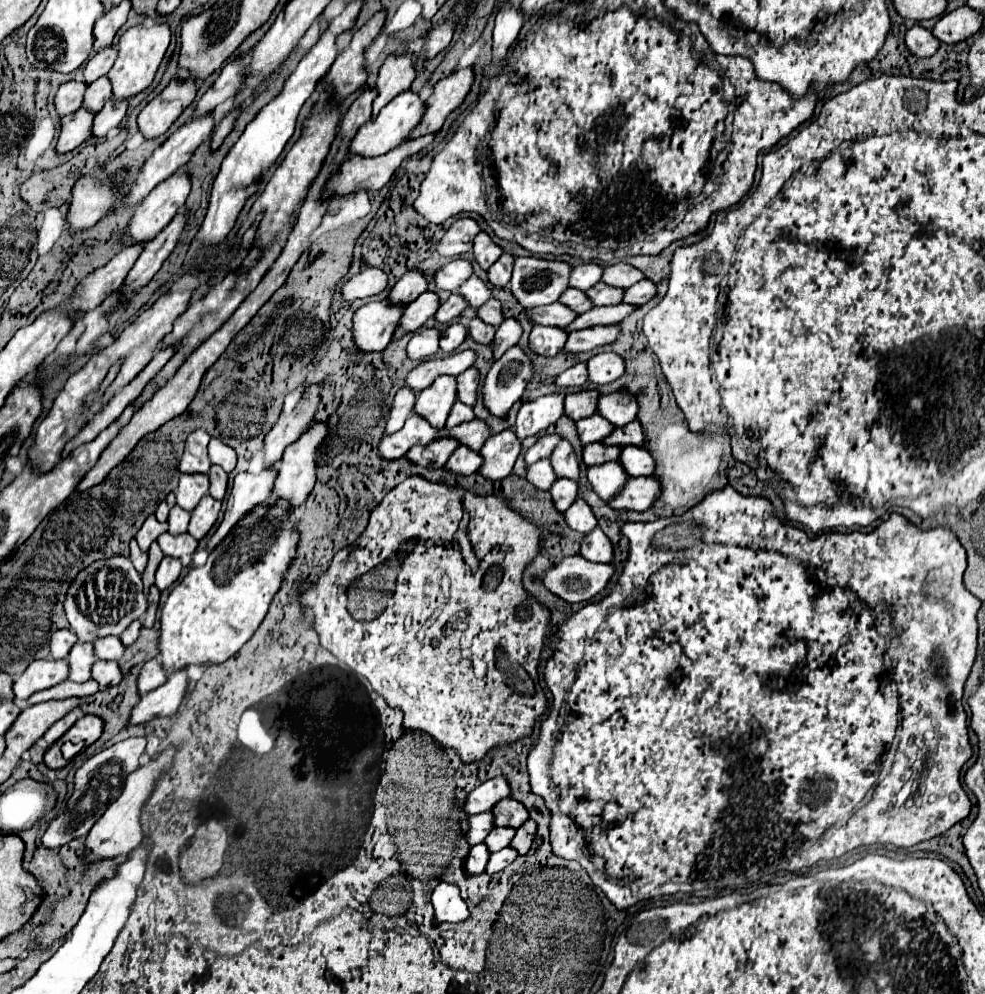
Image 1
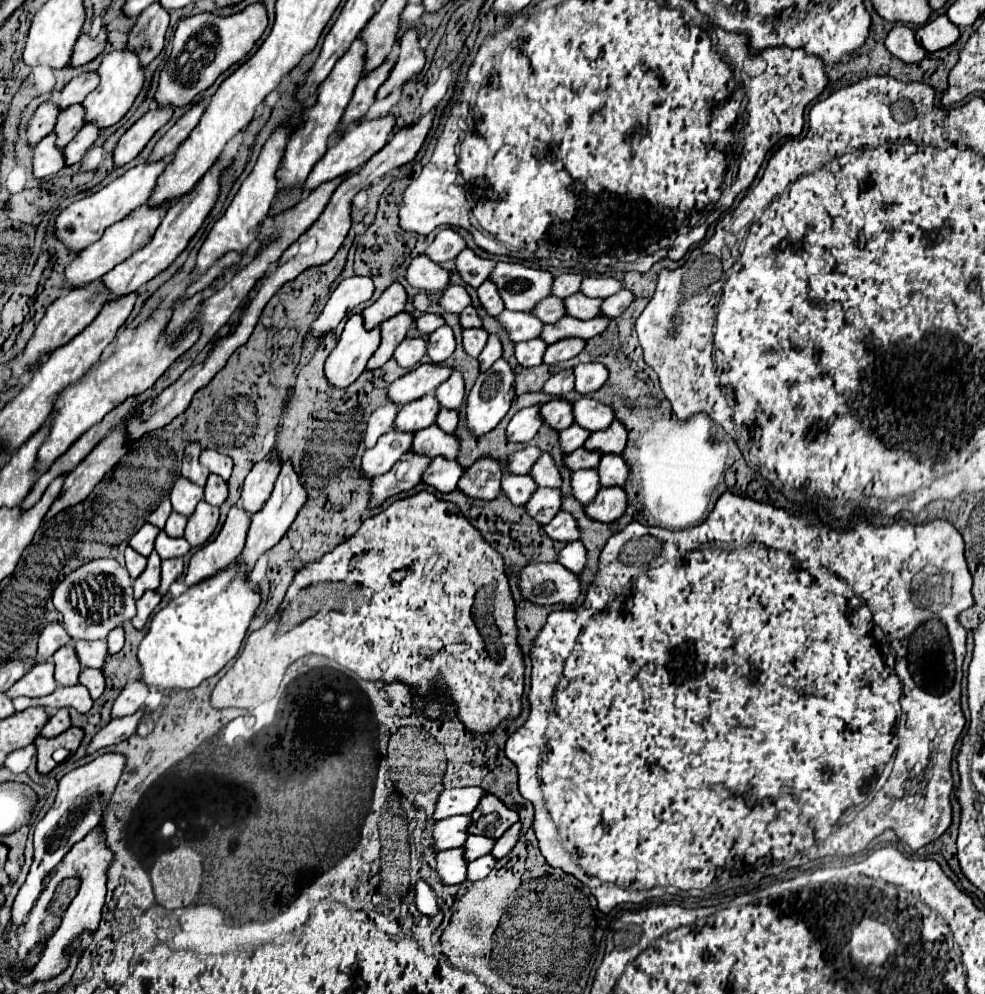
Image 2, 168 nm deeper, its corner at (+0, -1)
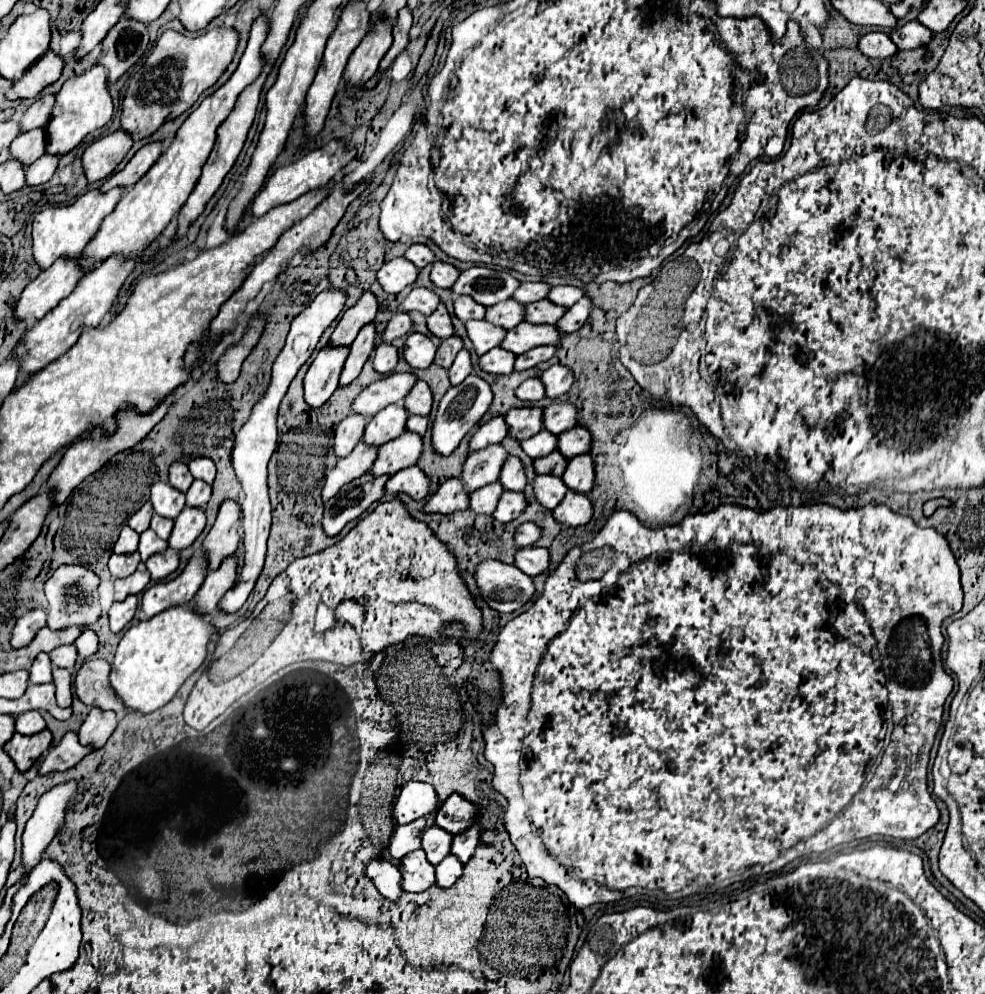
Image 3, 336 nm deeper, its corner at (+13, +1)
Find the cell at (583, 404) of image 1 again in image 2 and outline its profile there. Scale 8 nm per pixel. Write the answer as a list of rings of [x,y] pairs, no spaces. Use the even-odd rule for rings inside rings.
[[[553,399],[545,405],[541,405],[541,419],[547,427],[555,431],[563,431],[565,427],[573,425],[573,413],[571,413],[571,403],[563,399]]]

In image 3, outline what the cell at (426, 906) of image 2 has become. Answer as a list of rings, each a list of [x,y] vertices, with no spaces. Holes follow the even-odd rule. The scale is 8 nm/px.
[[[386,859],[378,861],[370,861],[368,869],[366,869],[366,875],[374,881],[376,889],[390,901],[398,901],[404,893],[402,889],[402,875],[400,875],[400,869],[396,869],[394,865],[390,865]]]

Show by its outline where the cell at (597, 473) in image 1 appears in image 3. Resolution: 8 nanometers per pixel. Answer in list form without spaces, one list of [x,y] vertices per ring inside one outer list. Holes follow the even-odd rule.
[[[538,475],[534,479],[534,489],[536,489],[536,499],[546,509],[554,509],[556,505],[560,505],[564,495],[568,493],[568,487],[564,485],[564,481],[556,475]]]

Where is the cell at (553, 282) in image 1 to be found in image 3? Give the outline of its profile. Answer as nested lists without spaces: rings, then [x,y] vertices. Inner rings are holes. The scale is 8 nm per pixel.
[[[474,265],[460,273],[452,291],[458,295],[470,295],[478,303],[490,307],[500,301],[512,299],[518,287],[520,281],[514,279],[508,271],[496,271],[486,265]]]

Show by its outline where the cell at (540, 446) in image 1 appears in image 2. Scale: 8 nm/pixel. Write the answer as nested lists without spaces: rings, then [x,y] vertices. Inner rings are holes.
[[[527,445],[521,451],[511,453],[509,455],[509,465],[507,465],[509,473],[513,473],[513,475],[527,475],[529,469],[533,467],[533,463],[537,461],[537,455],[541,455],[541,451],[537,447],[531,447],[531,445]]]

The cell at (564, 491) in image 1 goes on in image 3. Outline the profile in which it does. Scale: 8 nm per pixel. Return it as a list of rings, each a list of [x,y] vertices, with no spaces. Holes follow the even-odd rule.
[[[504,491],[504,497],[500,499],[500,505],[496,507],[494,517],[500,523],[510,523],[516,517],[520,517],[526,509],[526,495],[516,493],[516,491]]]

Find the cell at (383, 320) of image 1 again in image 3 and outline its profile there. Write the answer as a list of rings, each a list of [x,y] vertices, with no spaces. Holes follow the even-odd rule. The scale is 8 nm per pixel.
[[[328,343],[320,349],[304,377],[304,397],[310,407],[324,405],[338,387],[344,361],[348,357],[348,347],[338,347]]]

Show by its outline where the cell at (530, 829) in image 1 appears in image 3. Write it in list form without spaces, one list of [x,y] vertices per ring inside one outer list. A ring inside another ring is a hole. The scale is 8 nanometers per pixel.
[[[472,825],[472,829],[468,829],[466,833],[462,835],[454,835],[454,841],[452,841],[452,853],[462,861],[462,863],[468,863],[476,851],[476,847],[480,845],[480,835],[482,835],[482,829],[478,829],[478,825]]]

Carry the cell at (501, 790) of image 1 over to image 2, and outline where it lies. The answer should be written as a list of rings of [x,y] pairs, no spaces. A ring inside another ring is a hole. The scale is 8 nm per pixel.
[[[463,787],[463,789],[443,789],[437,797],[433,819],[445,819],[451,815],[471,815],[481,801],[481,797],[487,795],[481,787]]]

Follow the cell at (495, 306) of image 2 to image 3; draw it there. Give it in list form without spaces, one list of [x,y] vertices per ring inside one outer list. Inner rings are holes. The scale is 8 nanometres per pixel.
[[[460,295],[454,301],[454,311],[462,321],[470,321],[470,319],[482,319],[486,315],[486,307],[478,305],[470,295]]]

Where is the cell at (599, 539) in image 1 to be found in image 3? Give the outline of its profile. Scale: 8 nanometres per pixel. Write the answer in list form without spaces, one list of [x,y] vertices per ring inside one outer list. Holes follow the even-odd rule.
[[[524,547],[516,553],[516,567],[528,575],[540,575],[550,565],[550,551],[544,547]]]

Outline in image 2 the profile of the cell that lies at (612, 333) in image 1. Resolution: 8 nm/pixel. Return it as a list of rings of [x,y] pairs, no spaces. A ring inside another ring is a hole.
[[[561,339],[547,347],[543,363],[555,365],[559,361],[567,361],[567,359],[579,355],[583,351],[583,347],[585,347],[585,341],[581,341],[581,339]]]

